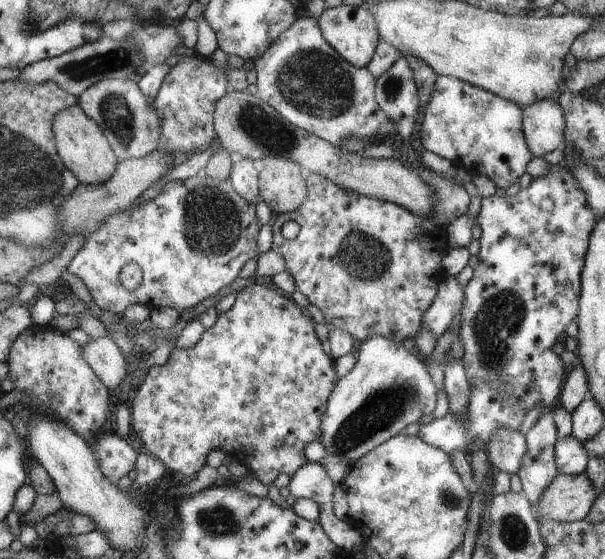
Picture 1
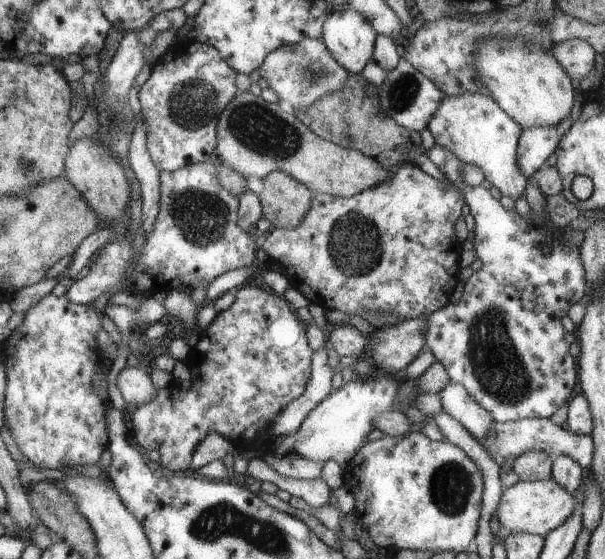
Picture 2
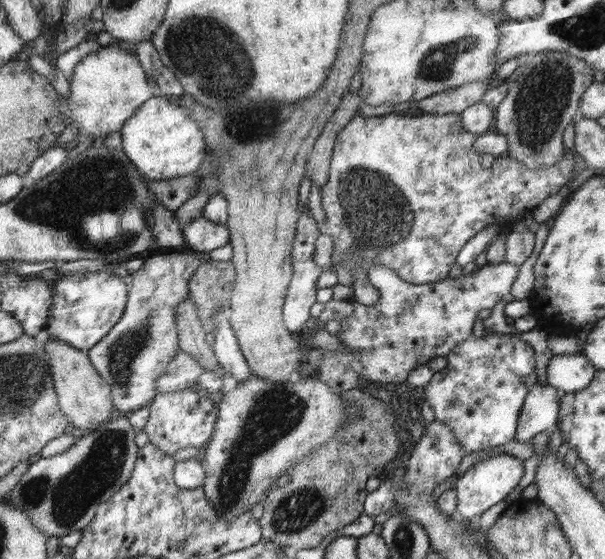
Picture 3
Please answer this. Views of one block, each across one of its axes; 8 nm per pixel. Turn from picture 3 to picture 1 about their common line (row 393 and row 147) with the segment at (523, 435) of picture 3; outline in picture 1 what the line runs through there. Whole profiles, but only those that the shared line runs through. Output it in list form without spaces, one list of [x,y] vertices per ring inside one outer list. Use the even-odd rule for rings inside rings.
[[[538,100],[525,108],[524,133],[533,158],[565,146],[565,116],[560,103]]]

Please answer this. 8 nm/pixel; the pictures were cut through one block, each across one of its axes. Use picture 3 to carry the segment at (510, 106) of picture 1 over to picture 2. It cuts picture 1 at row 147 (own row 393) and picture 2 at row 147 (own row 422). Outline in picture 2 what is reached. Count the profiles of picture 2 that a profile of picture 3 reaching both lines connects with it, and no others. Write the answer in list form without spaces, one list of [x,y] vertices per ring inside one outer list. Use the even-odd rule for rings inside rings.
[[[463,94],[442,99],[437,114],[428,129],[434,135],[435,144],[447,148],[462,162],[474,164],[482,169],[502,195],[518,200],[525,192],[528,178],[518,164],[518,148],[523,128],[495,101],[484,95]]]

